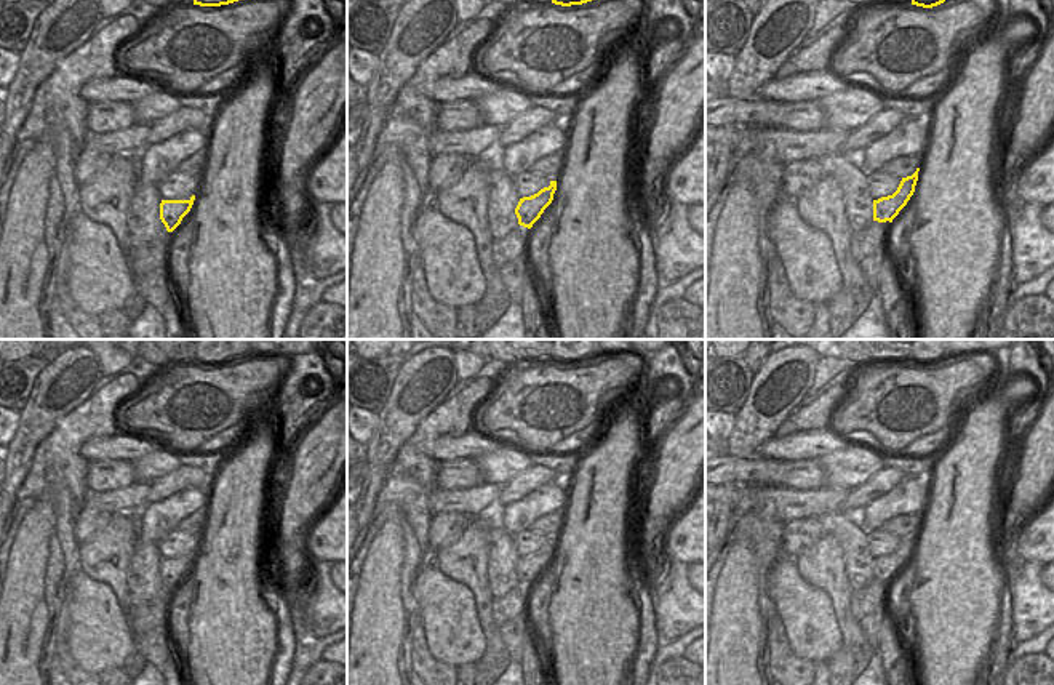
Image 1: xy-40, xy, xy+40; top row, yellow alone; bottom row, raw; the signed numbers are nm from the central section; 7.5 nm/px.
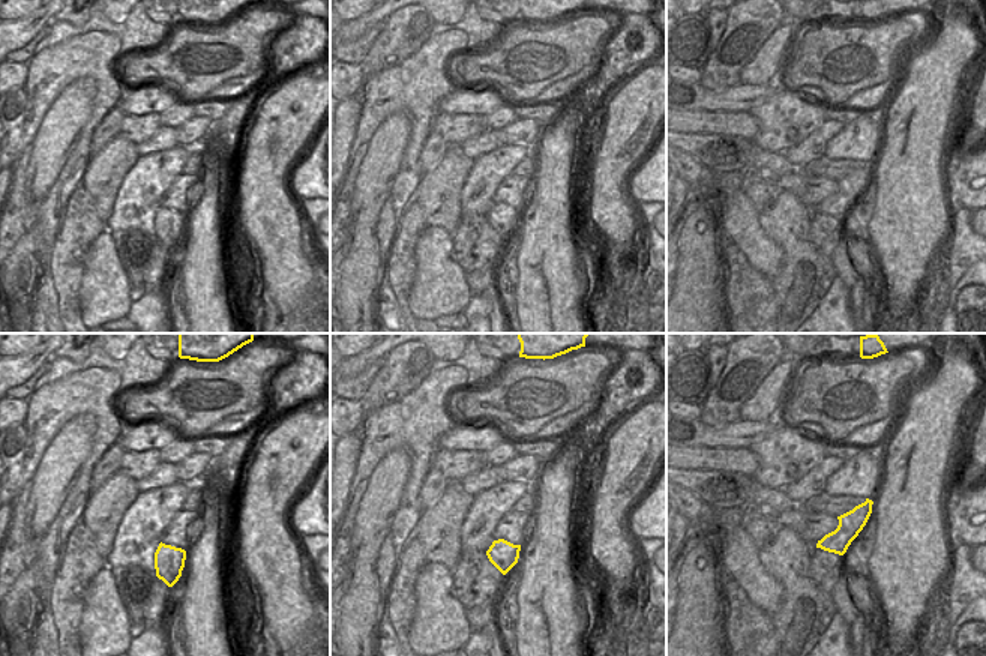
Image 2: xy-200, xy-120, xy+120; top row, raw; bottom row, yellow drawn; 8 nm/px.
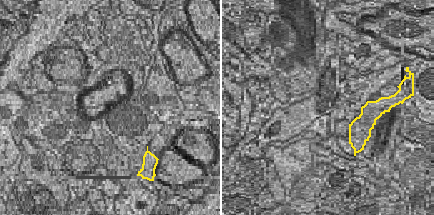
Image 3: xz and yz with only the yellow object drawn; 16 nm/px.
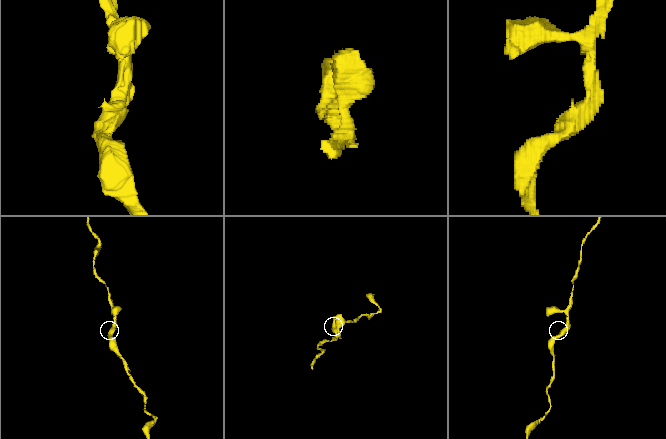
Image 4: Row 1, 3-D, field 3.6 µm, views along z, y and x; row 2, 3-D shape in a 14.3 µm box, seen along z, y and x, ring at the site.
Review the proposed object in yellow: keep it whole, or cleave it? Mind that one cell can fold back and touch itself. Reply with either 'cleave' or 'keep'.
keep

